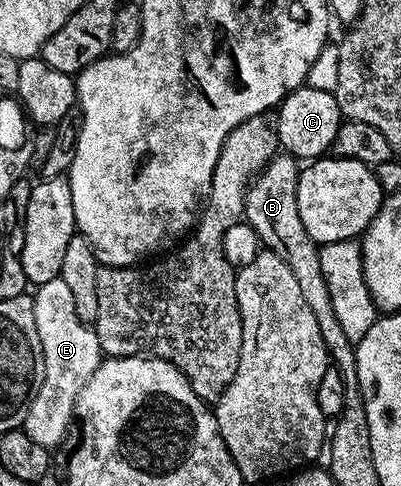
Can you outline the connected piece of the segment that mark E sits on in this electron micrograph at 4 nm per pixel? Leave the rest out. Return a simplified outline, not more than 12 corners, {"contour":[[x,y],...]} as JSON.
{"contour":[[61,275],[32,296],[44,383],[24,428],[55,447],[104,360]]}

